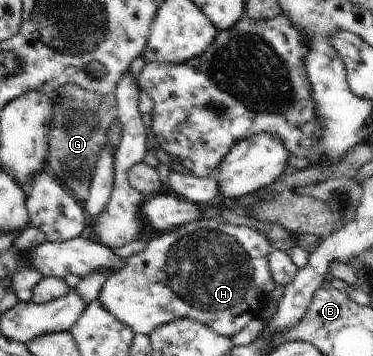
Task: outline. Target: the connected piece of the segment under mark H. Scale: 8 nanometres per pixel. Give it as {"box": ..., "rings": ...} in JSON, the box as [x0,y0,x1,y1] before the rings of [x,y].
{"box":[98,218,277,338],"rings":[[[201,218],[174,231],[158,234],[144,251],[127,258],[126,265],[104,282],[98,301],[136,333],[150,335],[159,325],[187,317],[231,338],[255,317],[260,318],[261,304],[277,286],[268,263],[273,249],[260,230],[260,227],[255,230],[231,225],[219,218]]]}

